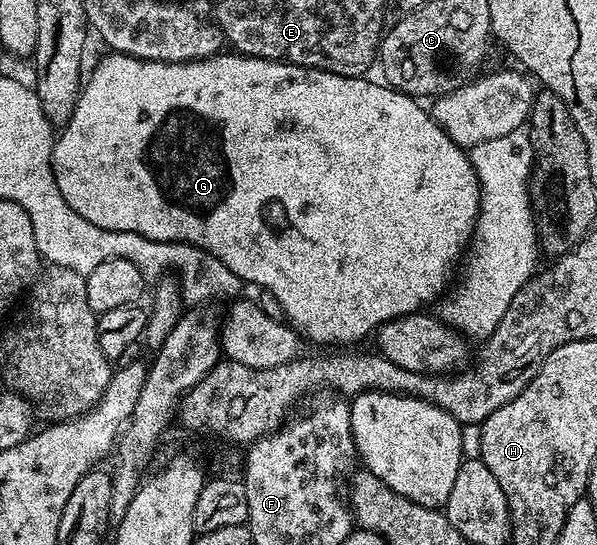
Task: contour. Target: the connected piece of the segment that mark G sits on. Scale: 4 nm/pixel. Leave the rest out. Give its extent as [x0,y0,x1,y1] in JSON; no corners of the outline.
[51,52,479,348]

